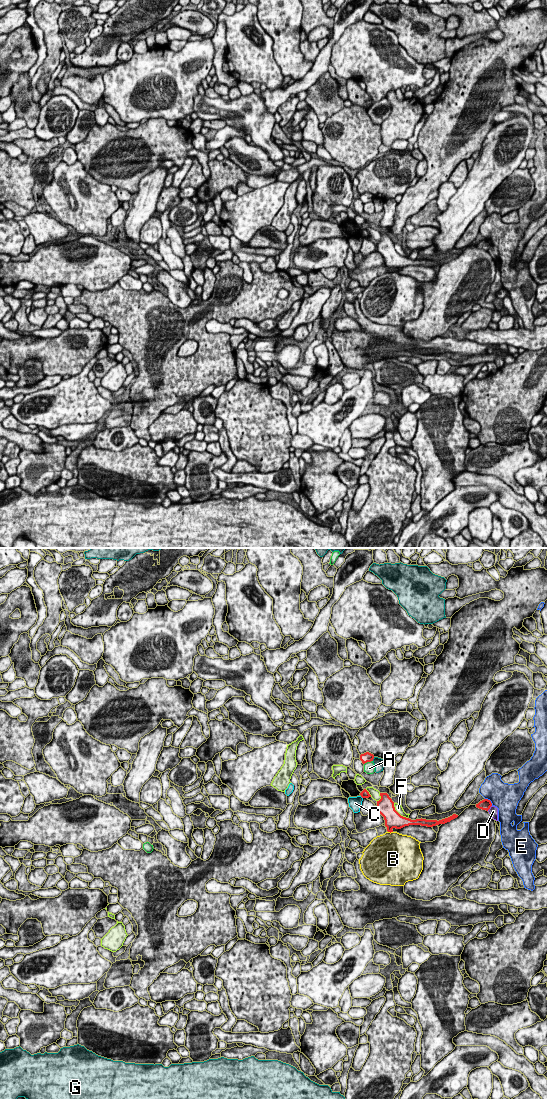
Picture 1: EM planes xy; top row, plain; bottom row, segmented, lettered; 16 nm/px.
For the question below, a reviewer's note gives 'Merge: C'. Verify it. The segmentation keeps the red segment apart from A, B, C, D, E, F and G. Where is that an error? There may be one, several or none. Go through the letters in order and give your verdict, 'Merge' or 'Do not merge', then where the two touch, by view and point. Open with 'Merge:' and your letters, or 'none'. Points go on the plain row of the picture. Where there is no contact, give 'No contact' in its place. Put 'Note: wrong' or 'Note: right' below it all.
Merge: none
A: Do not merge. Touches red at xy (368, 201)
B: Do not merge. Touches red at xy (390, 272)
C: Do not merge. No contact
D: Do not merge. Touches red at xy (489, 248)
E: Do not merge. Touches red at xy (490, 241)
F: Do not merge. Touches red at xy (397, 252)
G: Do not merge. Touches red at xy (373, 198)
Note: wrong

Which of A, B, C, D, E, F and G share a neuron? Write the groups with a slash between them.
A / B / C / D / E / F / G

